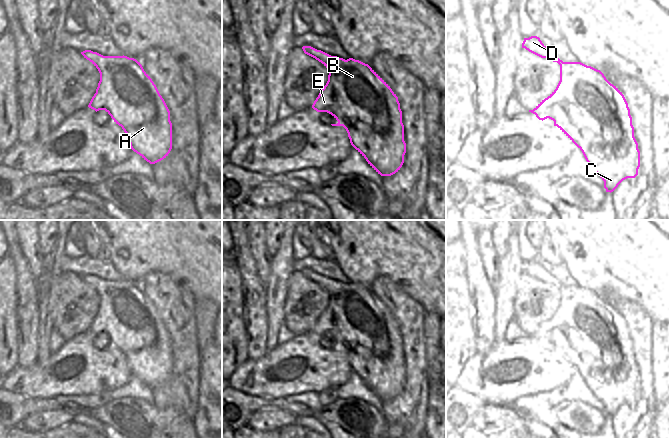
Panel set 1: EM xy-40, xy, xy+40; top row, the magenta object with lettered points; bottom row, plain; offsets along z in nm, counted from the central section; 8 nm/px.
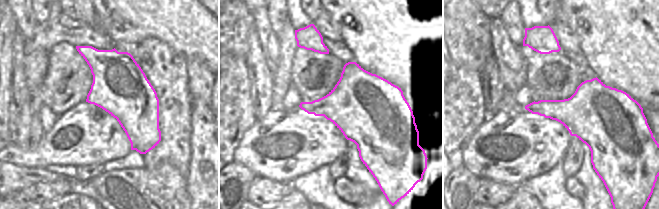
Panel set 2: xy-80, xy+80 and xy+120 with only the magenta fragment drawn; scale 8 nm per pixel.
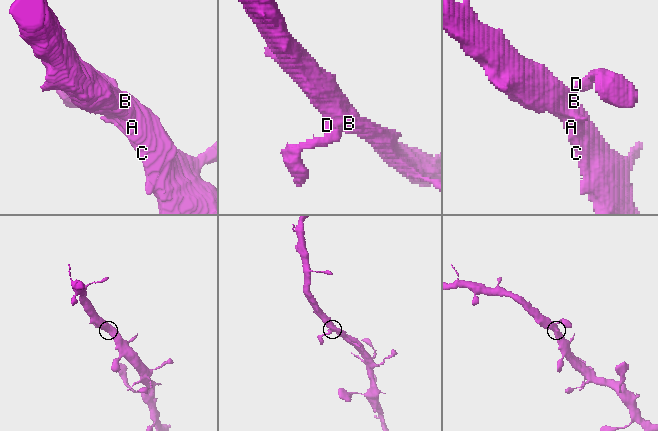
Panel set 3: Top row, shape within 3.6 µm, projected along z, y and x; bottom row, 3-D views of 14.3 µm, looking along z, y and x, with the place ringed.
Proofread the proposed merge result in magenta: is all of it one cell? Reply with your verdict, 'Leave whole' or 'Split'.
Leave whole.

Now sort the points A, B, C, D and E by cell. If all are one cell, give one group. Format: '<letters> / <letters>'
A B C D E

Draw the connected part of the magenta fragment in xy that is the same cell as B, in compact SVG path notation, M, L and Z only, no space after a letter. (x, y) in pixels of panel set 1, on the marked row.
M311 46L302 47L305 54L321 62L329 71L328 81L314 101L312 108L317 112L327 112L337 121L332 126L343 126L351 145L366 159L368 164L381 176L391 176L398 172L404 163L406 143L404 141L404 125L398 97L390 86L368 65L359 60L347 60L331 56Z

